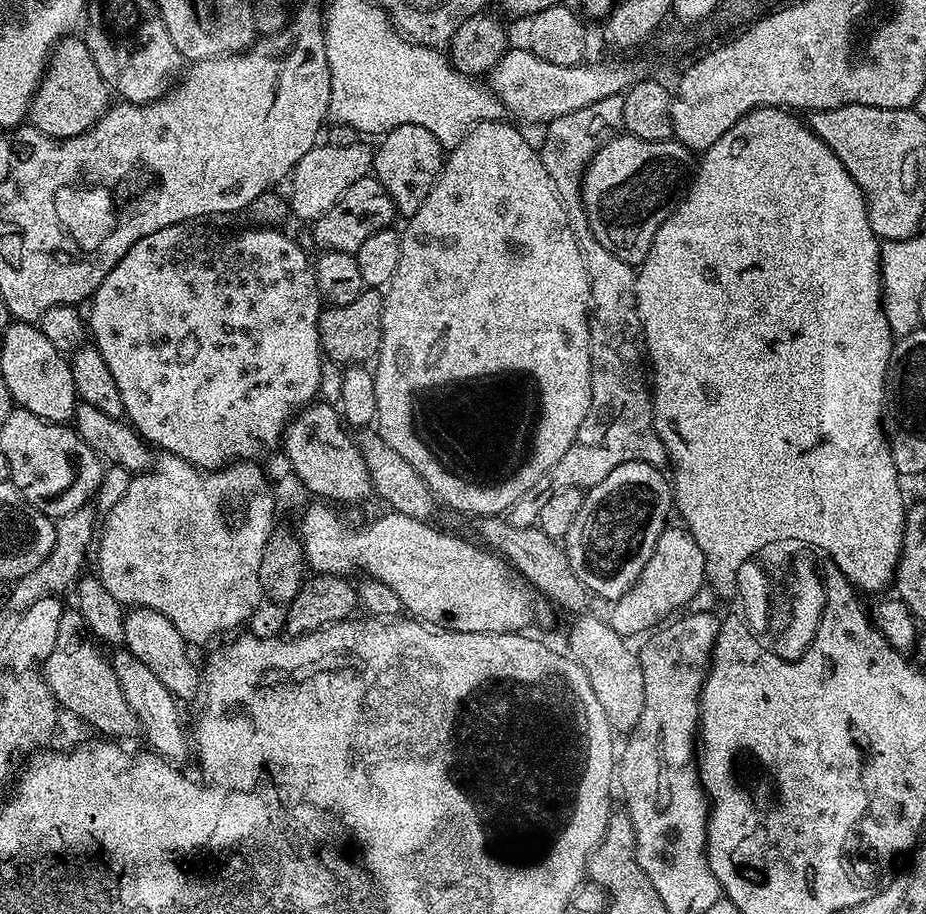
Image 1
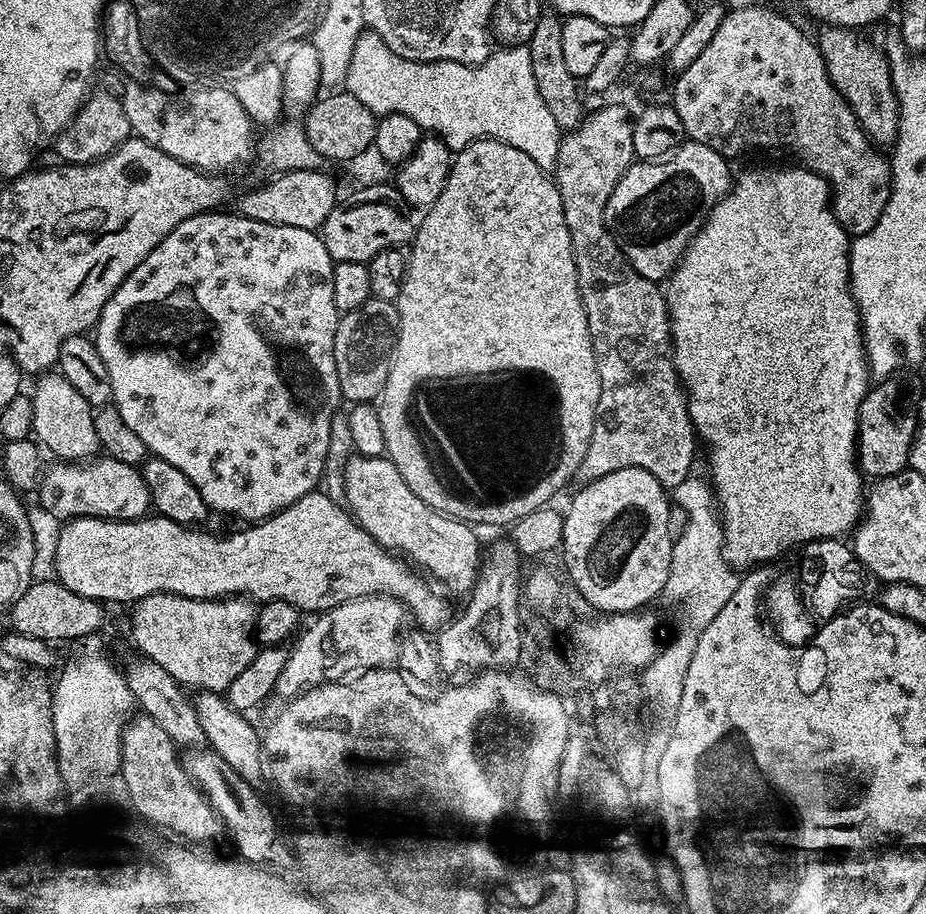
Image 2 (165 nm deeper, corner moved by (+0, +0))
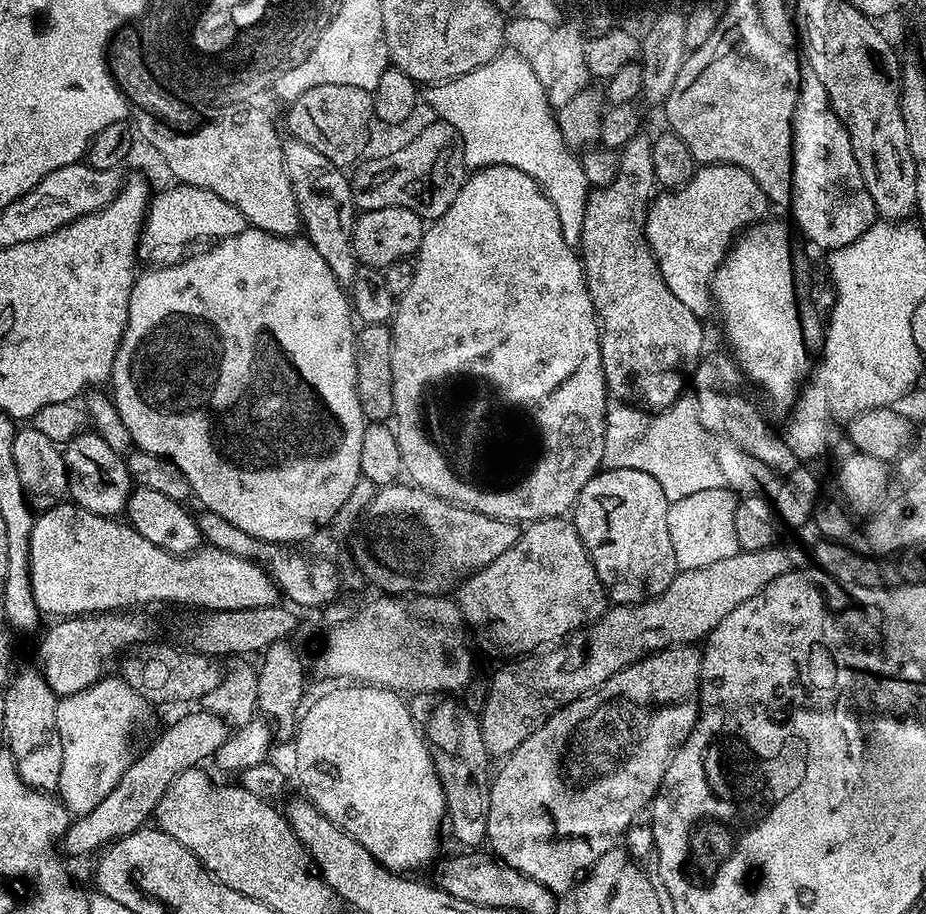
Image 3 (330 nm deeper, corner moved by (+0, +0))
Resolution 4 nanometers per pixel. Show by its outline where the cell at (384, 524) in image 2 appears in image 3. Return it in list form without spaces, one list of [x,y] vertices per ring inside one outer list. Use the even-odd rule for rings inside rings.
[[[551,516],[549,520],[531,521],[531,523],[523,529],[522,535],[520,539],[516,541],[514,547],[506,550],[506,554],[498,554],[498,558],[494,558],[494,562],[490,562],[485,568],[480,568],[477,572],[473,572],[471,576],[467,577],[467,579],[459,585],[458,593],[459,592],[458,603],[460,613],[464,615],[465,621],[467,621],[473,629],[476,627],[477,630],[480,631],[481,638],[484,639],[494,651],[501,652],[504,658],[527,656],[537,650],[543,649],[545,646],[552,646],[557,642],[563,641],[565,638],[573,635],[581,626],[587,626],[599,618],[610,604],[608,593],[604,590],[604,583],[598,578],[598,574],[594,570],[592,559],[586,550],[586,546],[582,546],[582,538],[578,538],[578,530],[575,524],[572,523],[571,519],[561,518],[559,516]]]

